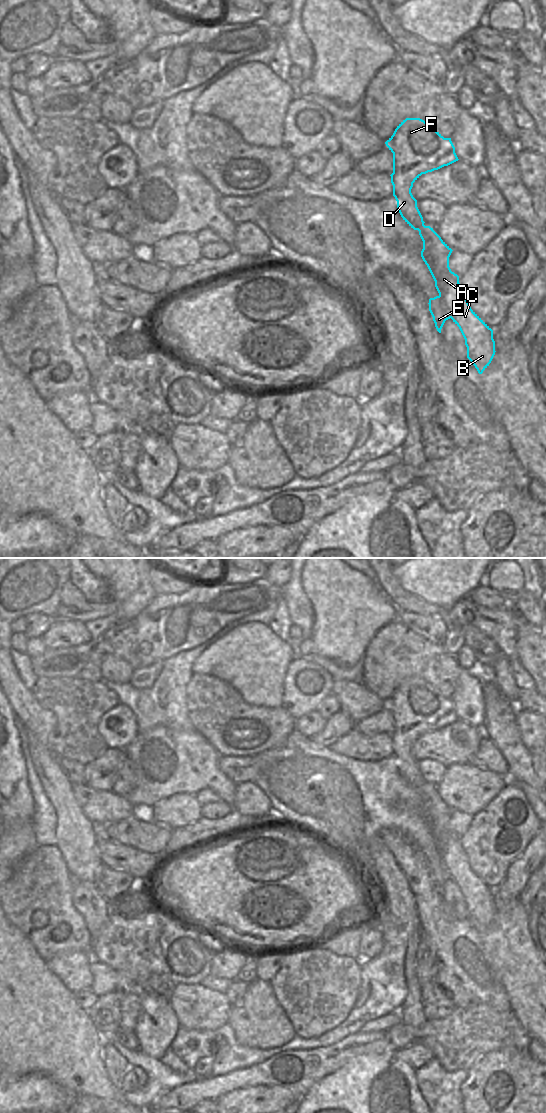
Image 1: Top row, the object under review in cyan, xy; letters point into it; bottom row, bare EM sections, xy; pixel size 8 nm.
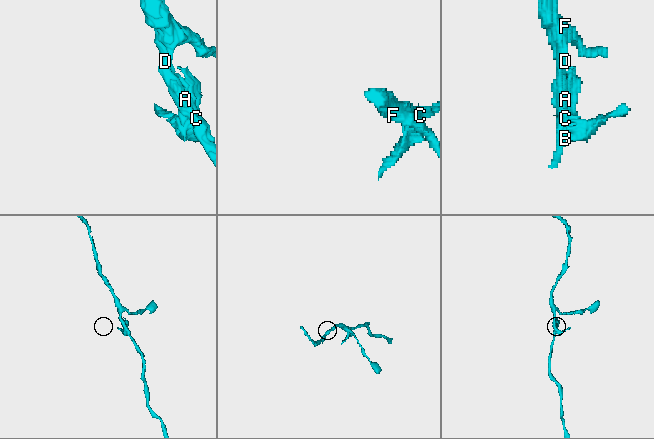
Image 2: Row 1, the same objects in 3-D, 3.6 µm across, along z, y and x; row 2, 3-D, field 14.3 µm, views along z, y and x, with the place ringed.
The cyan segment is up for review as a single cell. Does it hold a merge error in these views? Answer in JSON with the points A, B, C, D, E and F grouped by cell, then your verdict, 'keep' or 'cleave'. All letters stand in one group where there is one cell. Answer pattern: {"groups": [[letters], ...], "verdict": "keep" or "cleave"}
{"groups": [["A", "B", "C", "D", "F"], ["E"]], "verdict": "cleave"}

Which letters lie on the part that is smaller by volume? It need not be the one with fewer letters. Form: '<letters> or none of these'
E

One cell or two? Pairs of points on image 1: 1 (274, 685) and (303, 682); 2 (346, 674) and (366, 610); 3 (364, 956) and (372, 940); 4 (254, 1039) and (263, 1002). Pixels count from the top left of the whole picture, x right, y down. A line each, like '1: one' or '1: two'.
1: two
2: two
3: one
4: one

